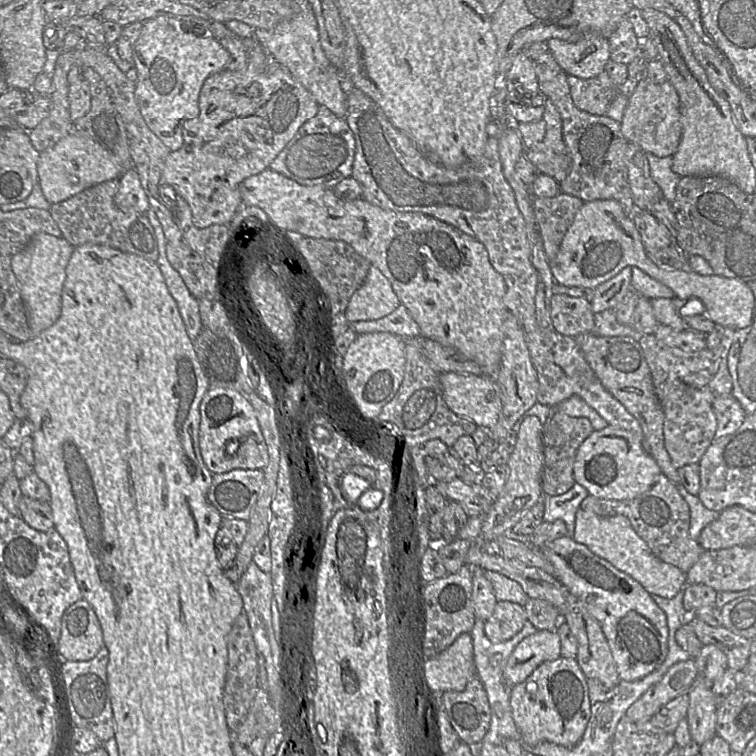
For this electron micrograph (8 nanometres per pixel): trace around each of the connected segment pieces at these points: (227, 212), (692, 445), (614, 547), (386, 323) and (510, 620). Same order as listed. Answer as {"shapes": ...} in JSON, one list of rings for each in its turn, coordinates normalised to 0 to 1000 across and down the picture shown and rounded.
{"shapes":[[[[336,49],[320,50],[327,63],[327,78],[324,86],[316,93],[298,91],[278,99],[270,108],[263,124],[265,149],[259,156],[245,161],[242,167],[243,188],[238,197],[228,200],[221,208],[213,233],[213,242],[225,243],[250,270],[258,299],[270,302],[282,296],[303,298],[310,288],[321,262],[316,250],[317,242],[328,234],[343,230],[357,222],[358,216],[388,184],[403,161],[419,151],[422,138],[410,122],[394,107],[378,90],[354,71],[343,54]]],[[[960,434],[952,455],[943,462],[907,466],[897,459],[874,454],[864,442],[847,442],[844,452],[852,466],[860,488],[865,517],[878,546],[878,589],[888,614],[898,620],[913,614],[923,614],[937,591],[946,582],[948,554],[943,533],[950,524],[967,521],[968,501],[963,489],[963,467],[972,450],[972,439],[978,435]]],[[[766,673],[762,680],[759,705],[755,710],[816,753],[833,761],[862,788],[890,791],[903,783],[910,774],[907,758],[869,738],[853,716],[844,709],[827,683],[796,684]]],[[[529,402],[517,415],[491,425],[472,425],[463,427],[463,433],[472,442],[489,439],[513,439],[533,448],[544,448],[557,444],[557,437],[552,426],[544,419],[540,409]]],[[[675,795],[657,796],[651,813],[640,823],[640,836],[651,851],[679,844],[697,824],[693,802]]]]}

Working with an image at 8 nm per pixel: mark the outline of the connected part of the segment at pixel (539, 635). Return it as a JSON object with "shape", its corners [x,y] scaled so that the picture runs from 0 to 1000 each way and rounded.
{"shape":[[[710,833],[693,844],[671,874],[667,886],[669,906],[676,910],[690,903],[716,878],[741,870],[741,857],[741,843],[734,833]]]}

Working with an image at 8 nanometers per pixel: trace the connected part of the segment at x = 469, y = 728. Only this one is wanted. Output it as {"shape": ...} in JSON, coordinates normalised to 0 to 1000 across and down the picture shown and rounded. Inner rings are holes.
{"shape":[[[632,894],[612,914],[589,914],[585,931],[591,950],[611,983],[635,985],[649,958],[643,914]]]}

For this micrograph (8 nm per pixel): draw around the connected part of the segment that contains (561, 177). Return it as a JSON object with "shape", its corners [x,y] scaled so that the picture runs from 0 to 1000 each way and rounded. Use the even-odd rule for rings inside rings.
{"shape":[[[722,131],[718,160],[722,164],[720,184],[708,193],[693,200],[692,206],[700,212],[710,224],[713,230],[731,234],[739,243],[747,239],[755,225],[755,209],[746,188],[743,175],[743,157],[739,147],[728,131]]]}

